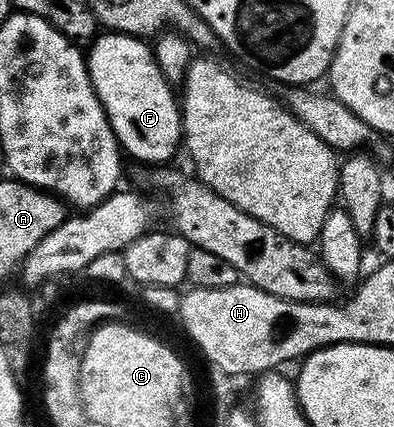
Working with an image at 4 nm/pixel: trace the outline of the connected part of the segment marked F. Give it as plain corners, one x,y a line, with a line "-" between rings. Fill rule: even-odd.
104,31
90,41
86,49
85,59
87,73
91,79
91,90
97,94
103,115
111,123
111,129
117,139
119,147
128,157
140,160
146,166
163,166
175,156
175,147
180,147
183,135
183,114
180,101
177,99
176,89
166,80
165,74
157,66
154,51
147,48
142,39
129,36
125,32

